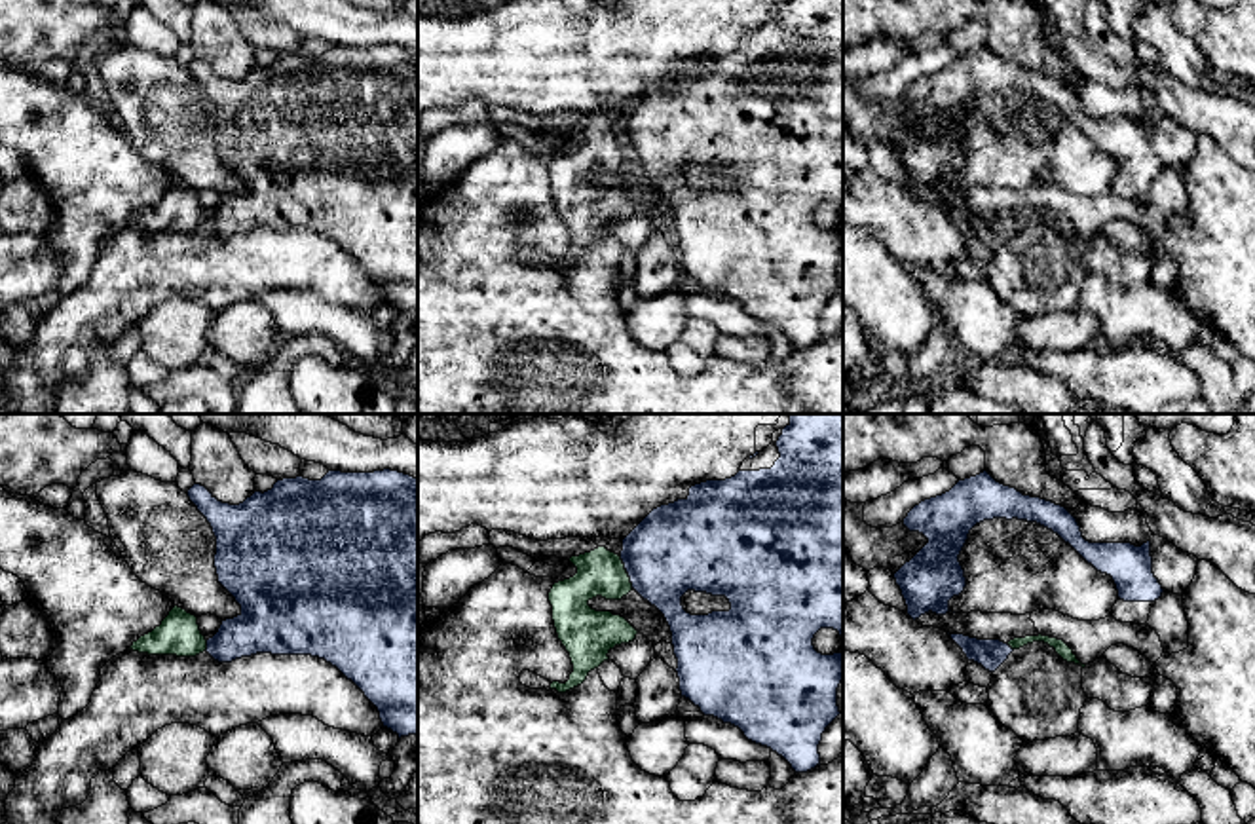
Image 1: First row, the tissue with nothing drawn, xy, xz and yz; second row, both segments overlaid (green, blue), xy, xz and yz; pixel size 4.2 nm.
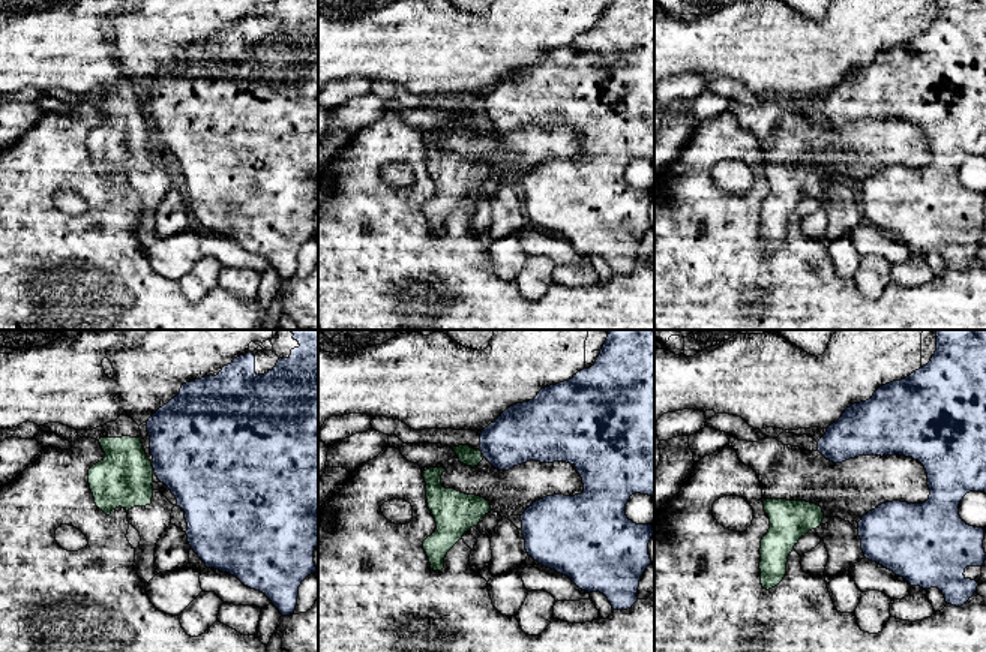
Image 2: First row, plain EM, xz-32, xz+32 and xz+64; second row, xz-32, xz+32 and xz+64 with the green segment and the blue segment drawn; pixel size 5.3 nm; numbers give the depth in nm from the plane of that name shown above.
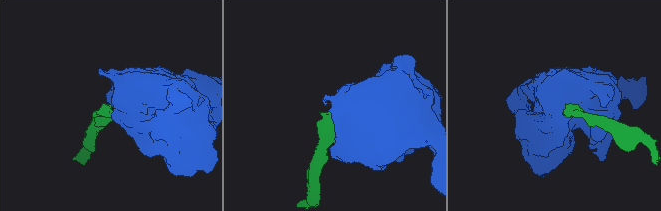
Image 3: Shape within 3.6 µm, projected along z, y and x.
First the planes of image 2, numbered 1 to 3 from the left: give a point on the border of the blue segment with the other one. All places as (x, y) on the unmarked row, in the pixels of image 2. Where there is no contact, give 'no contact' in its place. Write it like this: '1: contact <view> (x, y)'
1: contact xz-32 (152, 131)
2: contact xz+32 (480, 116)
3: no contact

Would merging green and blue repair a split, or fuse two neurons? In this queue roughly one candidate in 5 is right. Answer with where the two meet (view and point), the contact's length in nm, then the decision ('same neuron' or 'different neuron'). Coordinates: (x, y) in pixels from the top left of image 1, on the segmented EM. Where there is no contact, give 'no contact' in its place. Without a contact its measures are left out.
contact xz (625, 572); length 150 nm; different neuron

